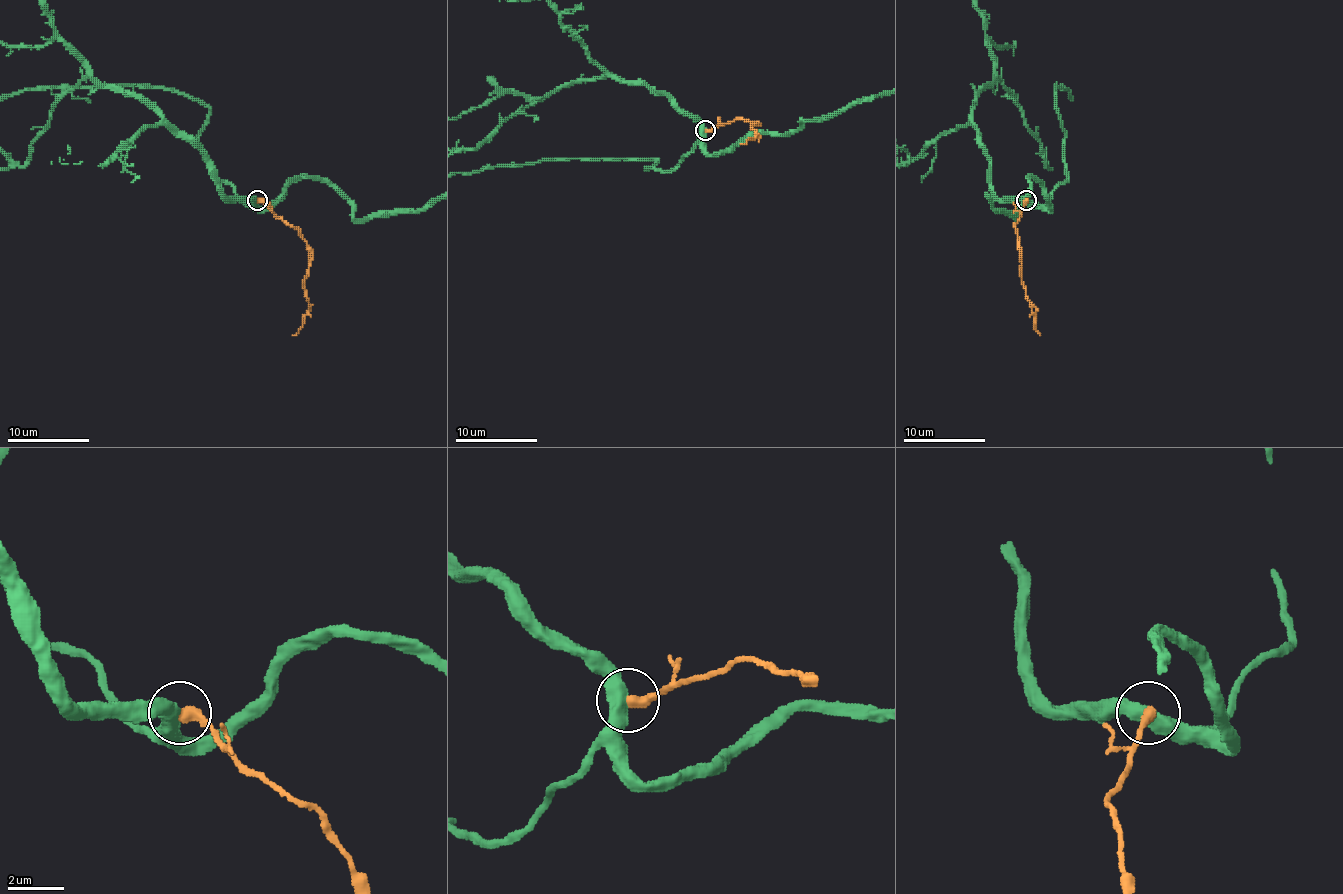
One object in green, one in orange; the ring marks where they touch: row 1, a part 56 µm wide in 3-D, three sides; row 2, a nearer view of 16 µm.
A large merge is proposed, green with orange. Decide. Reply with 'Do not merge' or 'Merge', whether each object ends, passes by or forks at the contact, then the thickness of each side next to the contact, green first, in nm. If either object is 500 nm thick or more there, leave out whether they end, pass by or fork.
Do not merge. Thickness 550 nm (green) against 400 nm

